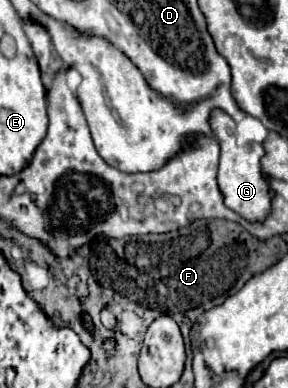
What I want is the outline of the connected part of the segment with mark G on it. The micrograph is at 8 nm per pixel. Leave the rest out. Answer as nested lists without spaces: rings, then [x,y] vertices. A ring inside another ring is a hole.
[[[212,109],[210,115],[210,127],[212,135],[220,143],[220,171],[218,171],[218,185],[224,195],[224,203],[242,215],[248,221],[262,221],[270,213],[270,201],[272,201],[272,191],[268,185],[266,175],[260,171],[260,159],[264,155],[262,145],[250,143],[240,147],[236,143],[236,123],[230,115],[226,115],[220,109]]]

